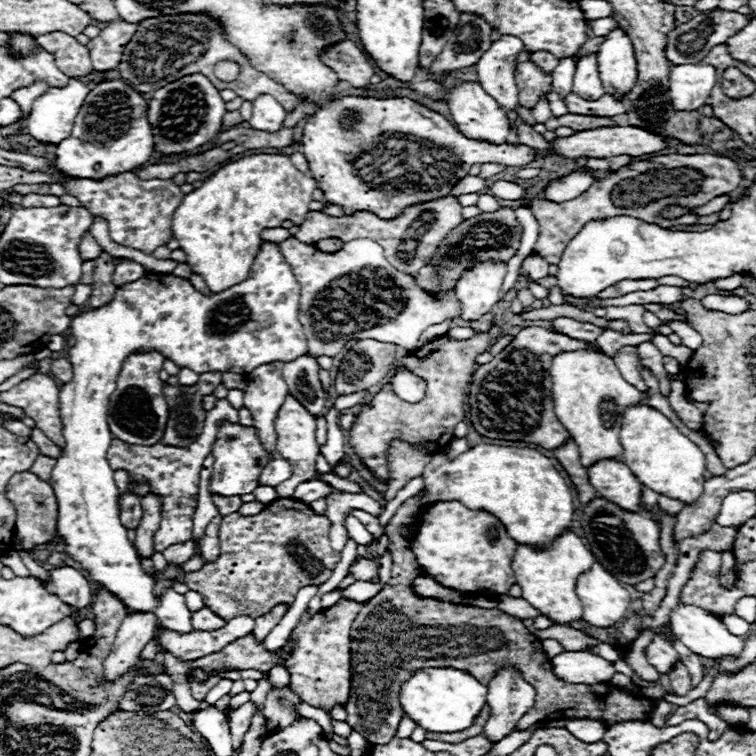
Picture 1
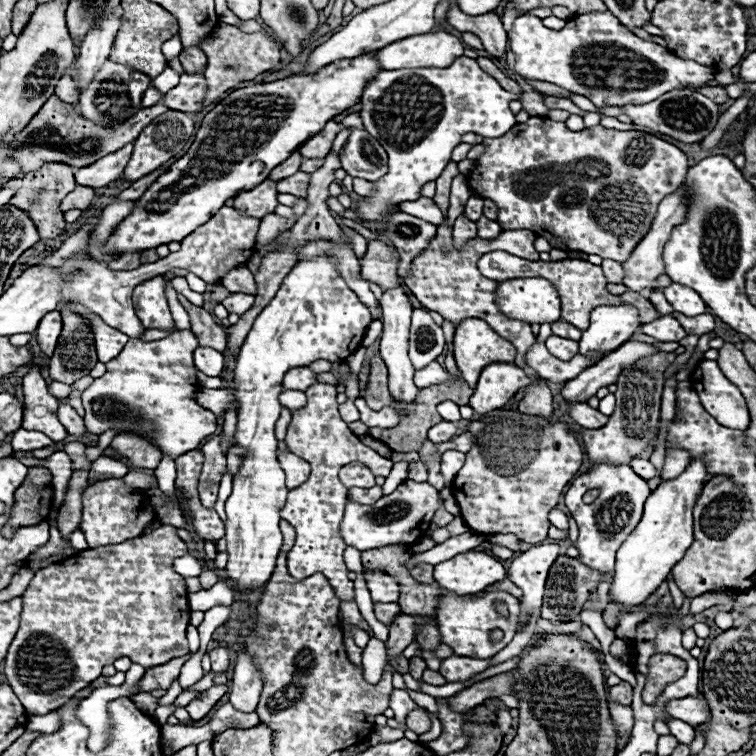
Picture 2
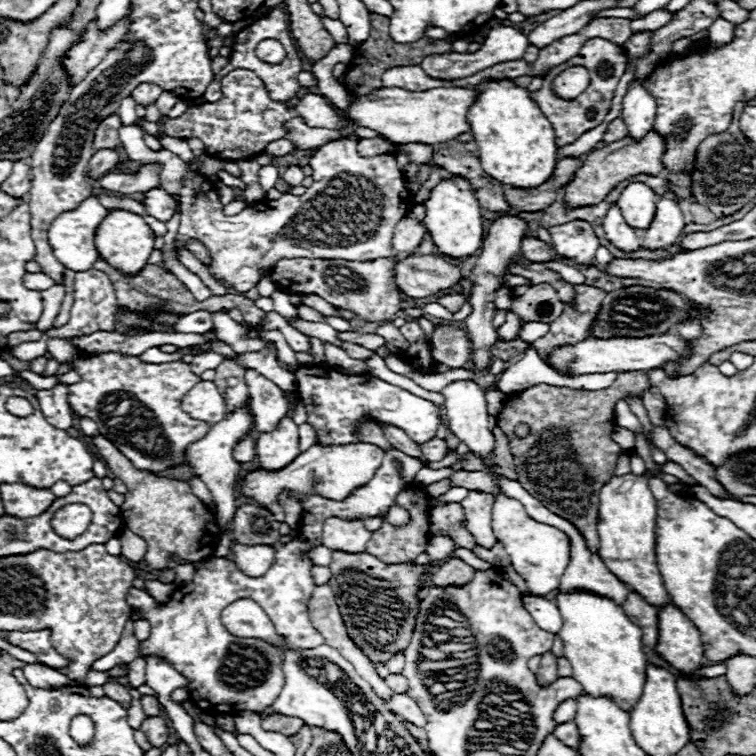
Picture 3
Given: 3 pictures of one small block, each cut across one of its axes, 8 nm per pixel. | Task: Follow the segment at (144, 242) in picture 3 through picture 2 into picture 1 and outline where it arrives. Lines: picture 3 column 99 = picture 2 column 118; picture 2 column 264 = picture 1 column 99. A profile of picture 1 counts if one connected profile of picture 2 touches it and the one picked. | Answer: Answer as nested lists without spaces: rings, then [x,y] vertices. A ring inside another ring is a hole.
[[[108,80],[96,84],[86,96],[72,136],[62,140],[56,150],[56,168],[68,172],[68,176],[80,176],[90,180],[102,180],[116,172],[130,172],[144,162],[154,152],[152,124],[148,122],[148,104],[140,92],[124,84],[122,80]]]

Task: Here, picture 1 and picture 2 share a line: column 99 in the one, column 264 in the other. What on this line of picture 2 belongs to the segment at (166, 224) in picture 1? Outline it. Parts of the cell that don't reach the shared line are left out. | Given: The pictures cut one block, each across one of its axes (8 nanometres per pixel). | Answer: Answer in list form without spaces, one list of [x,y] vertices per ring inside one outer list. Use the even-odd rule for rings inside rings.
[[[264,180],[262,184],[258,184],[256,188],[248,190],[248,192],[240,192],[234,198],[234,206],[240,212],[246,212],[246,216],[256,216],[256,218],[264,218],[266,214],[272,214],[274,208],[278,206],[276,200],[278,192],[276,192],[276,182],[272,180]]]

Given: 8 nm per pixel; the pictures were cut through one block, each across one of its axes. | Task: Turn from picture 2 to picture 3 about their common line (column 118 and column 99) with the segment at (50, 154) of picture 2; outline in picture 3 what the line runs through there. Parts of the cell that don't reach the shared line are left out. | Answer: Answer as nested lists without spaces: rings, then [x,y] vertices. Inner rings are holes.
[[[116,114],[104,118],[100,122],[100,126],[96,128],[96,136],[94,136],[94,148],[100,150],[100,148],[116,148],[116,146],[122,146],[120,144],[120,138],[118,138],[118,128],[120,128],[120,118]]]

